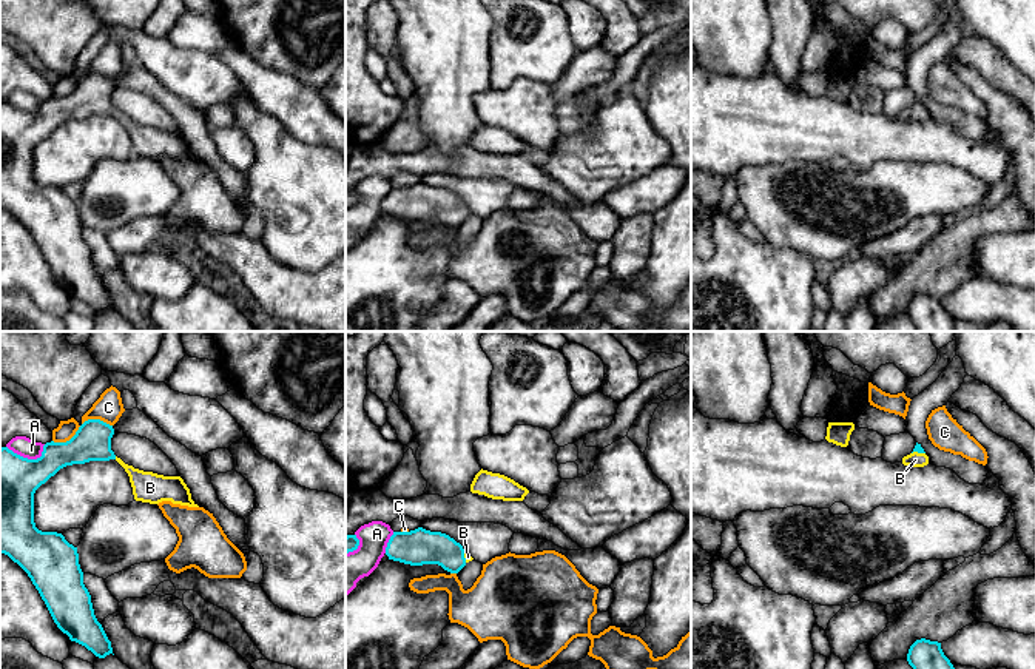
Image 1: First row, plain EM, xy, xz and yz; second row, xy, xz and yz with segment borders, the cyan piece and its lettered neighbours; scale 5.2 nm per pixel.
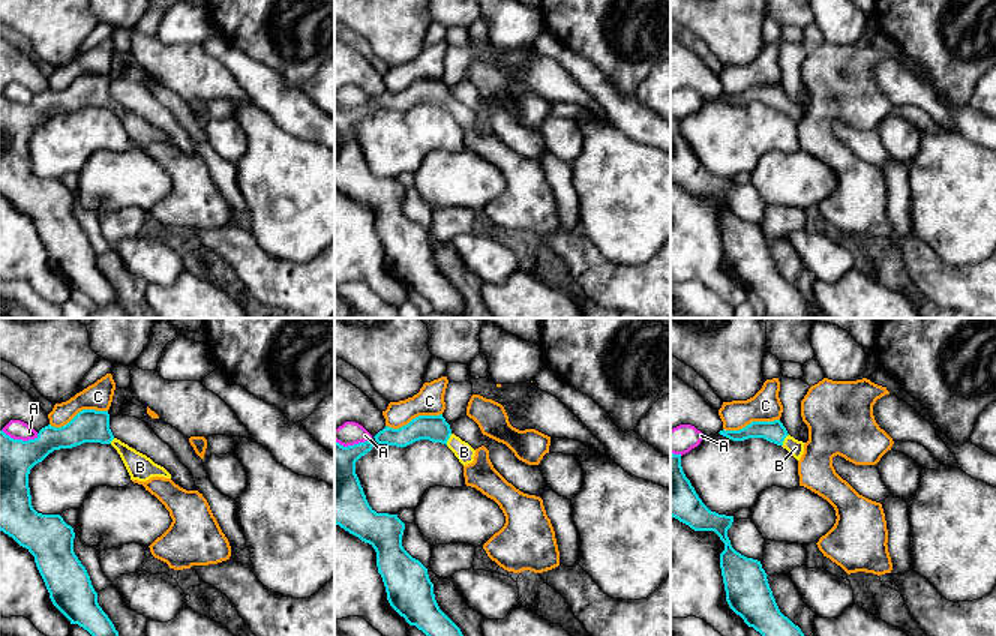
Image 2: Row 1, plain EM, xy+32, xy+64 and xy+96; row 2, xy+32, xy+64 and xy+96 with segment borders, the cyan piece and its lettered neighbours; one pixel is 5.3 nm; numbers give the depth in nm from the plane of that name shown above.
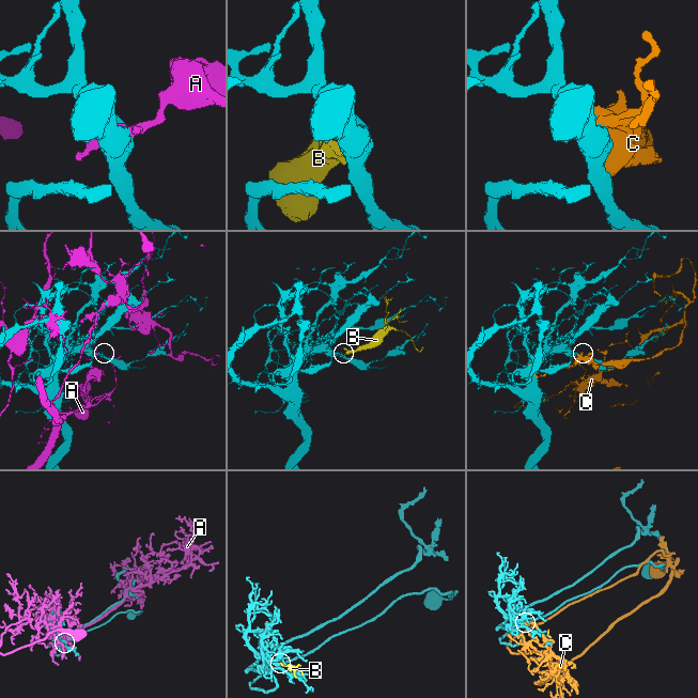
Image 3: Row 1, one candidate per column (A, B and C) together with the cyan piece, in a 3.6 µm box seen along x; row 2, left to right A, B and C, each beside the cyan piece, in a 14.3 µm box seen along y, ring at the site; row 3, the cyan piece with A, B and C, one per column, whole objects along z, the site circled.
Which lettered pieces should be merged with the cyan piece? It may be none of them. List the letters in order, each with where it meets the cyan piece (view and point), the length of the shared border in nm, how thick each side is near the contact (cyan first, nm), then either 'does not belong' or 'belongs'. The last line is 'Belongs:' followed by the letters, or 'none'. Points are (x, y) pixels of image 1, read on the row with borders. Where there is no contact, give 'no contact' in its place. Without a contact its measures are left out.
A: contact xy (26, 458); length 200 nm; calibres 360 and 100 nm; does not belong
B: contact yz (918, 452); length 70 nm; calibres 40 and 80 nm; belongs
C: contact xy (80, 426); length 320 nm; calibres 190 and 150 nm; does not belong
Belongs: B

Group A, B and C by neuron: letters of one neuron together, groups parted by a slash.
A / B / C

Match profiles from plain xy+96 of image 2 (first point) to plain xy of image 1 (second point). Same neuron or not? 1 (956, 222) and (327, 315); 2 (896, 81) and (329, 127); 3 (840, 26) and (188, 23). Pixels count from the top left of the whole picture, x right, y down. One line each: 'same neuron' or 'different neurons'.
1: different neurons
2: different neurons
3: same neuron

